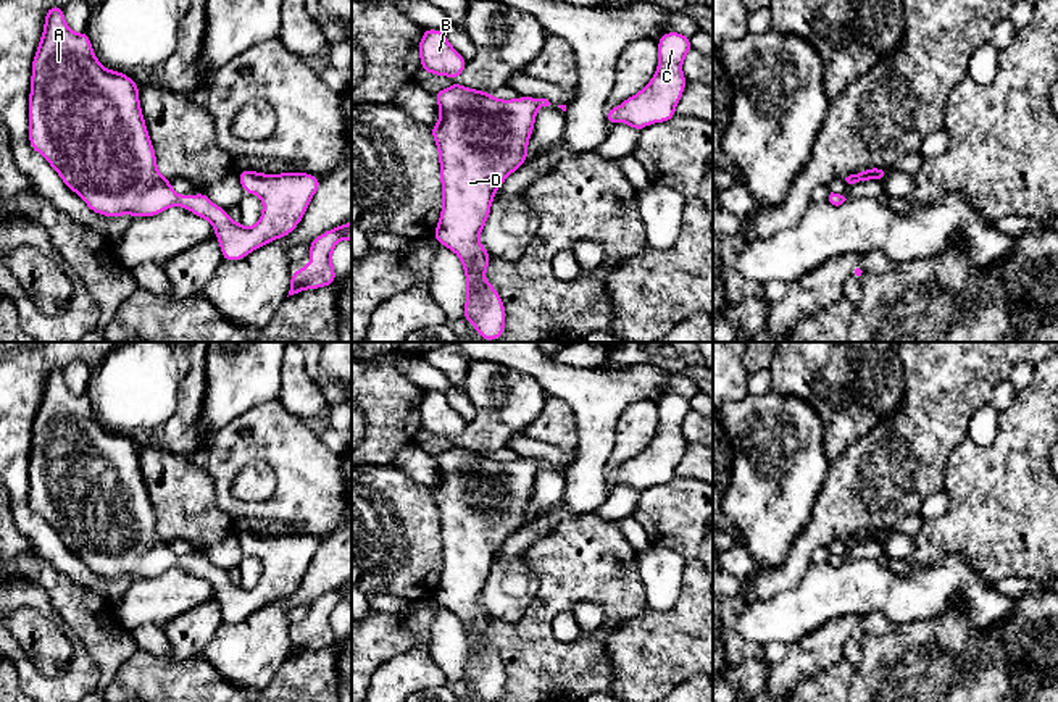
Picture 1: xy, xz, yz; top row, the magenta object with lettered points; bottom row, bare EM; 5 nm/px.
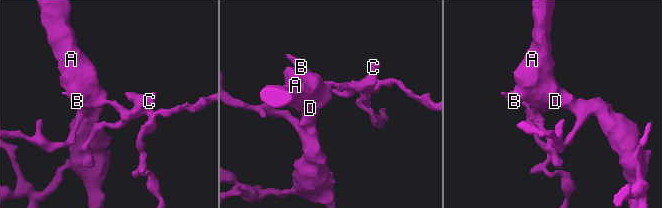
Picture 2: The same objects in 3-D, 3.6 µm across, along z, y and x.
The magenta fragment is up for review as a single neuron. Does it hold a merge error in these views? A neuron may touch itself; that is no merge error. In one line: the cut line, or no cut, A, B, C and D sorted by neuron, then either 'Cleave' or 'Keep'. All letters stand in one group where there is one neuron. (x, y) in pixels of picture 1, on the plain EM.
No split. Groups: A B C D. Keep

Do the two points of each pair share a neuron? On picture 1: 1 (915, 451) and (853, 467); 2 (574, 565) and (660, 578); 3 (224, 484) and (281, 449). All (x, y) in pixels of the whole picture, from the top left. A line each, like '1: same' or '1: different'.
1: same
2: different
3: same

